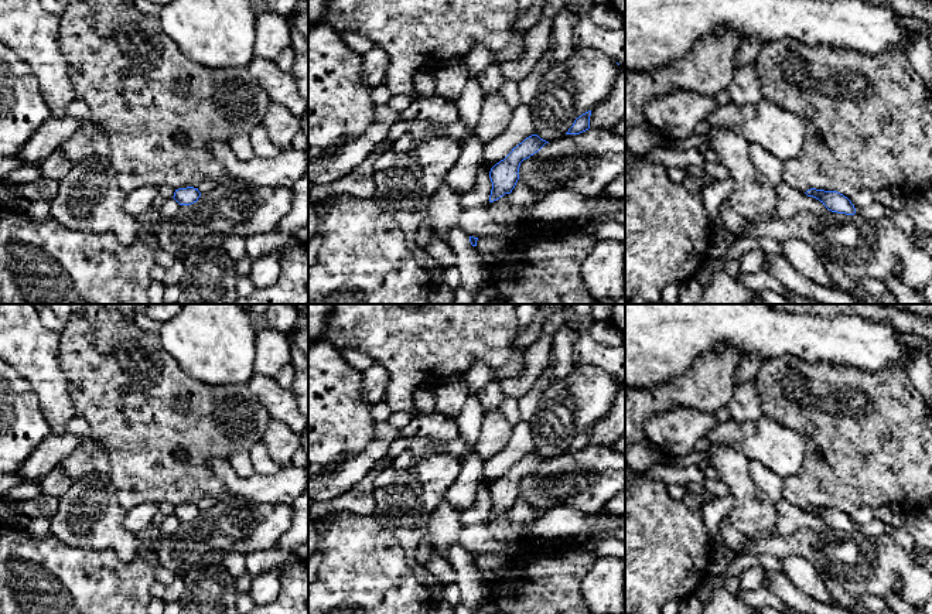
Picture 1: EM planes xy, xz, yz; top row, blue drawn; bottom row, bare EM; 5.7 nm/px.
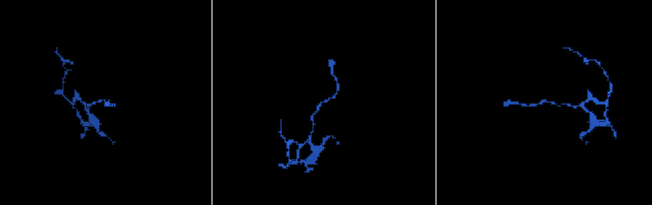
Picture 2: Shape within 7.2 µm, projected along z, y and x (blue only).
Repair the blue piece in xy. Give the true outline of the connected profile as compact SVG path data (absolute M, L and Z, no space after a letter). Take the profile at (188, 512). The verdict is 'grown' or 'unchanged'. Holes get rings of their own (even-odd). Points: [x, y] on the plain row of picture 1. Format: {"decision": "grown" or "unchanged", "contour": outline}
{"decision": "unchanged", "contour": "M187 504L187 505L175 506L173 515L180 522L191 522L191 521L197 519L199 514L201 514L201 509L198 508L198 505Z"}

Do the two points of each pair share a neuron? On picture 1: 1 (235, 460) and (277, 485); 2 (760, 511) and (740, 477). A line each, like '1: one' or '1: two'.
1: two
2: one

